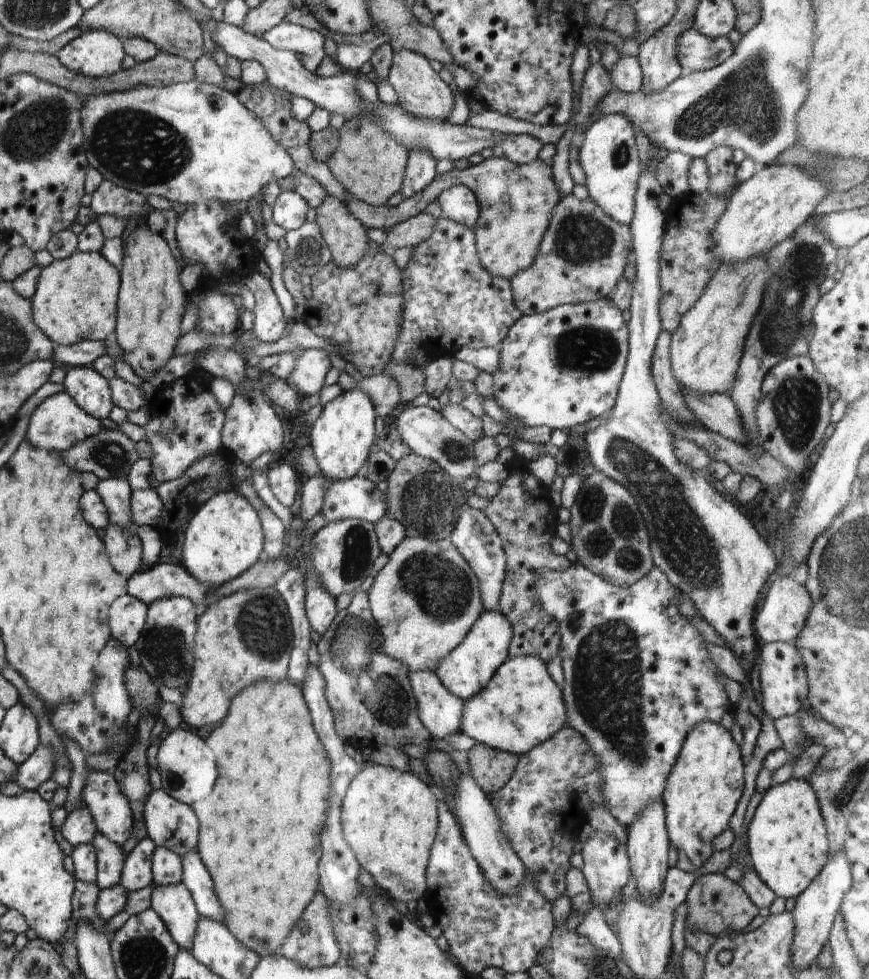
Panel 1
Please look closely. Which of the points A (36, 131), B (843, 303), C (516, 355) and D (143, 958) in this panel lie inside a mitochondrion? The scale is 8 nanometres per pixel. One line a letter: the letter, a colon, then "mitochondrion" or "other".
A: mitochondrion
B: other
C: other
D: mitochondrion

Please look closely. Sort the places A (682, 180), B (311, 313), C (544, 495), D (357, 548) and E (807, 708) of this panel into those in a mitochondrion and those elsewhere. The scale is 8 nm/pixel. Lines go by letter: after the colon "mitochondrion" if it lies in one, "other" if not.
A: other
B: other
C: other
D: mitochondrion
E: other

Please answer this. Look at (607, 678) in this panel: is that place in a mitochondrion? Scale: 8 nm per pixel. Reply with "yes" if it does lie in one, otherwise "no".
yes

